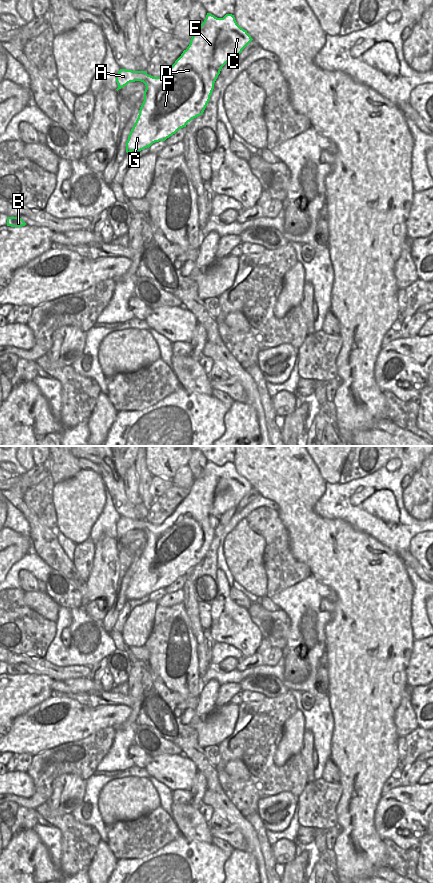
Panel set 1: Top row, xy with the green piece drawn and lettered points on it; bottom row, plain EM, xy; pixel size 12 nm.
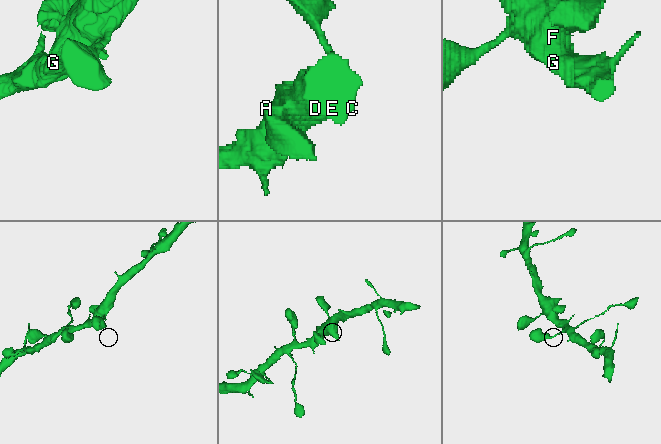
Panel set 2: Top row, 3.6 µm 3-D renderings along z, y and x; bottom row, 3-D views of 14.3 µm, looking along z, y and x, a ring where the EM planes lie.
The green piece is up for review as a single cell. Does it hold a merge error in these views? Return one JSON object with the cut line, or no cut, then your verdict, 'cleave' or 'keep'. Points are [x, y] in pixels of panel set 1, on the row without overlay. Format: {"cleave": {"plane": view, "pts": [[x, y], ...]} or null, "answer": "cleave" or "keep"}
{"cleave": null, "answer": "keep"}

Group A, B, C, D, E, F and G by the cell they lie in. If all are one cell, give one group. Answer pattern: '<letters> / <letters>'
A B C D E F G

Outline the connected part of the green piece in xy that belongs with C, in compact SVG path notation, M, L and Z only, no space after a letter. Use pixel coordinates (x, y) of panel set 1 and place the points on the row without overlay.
M207 461L187 497L161 525L153 525L145 519L120 517L116 524L117 539L135 529L141 529L146 534L138 566L126 590L126 600L141 599L155 590L165 589L192 567L202 563L222 515L233 507L237 508L252 488L247 479L237 472L234 463L217 466Z

